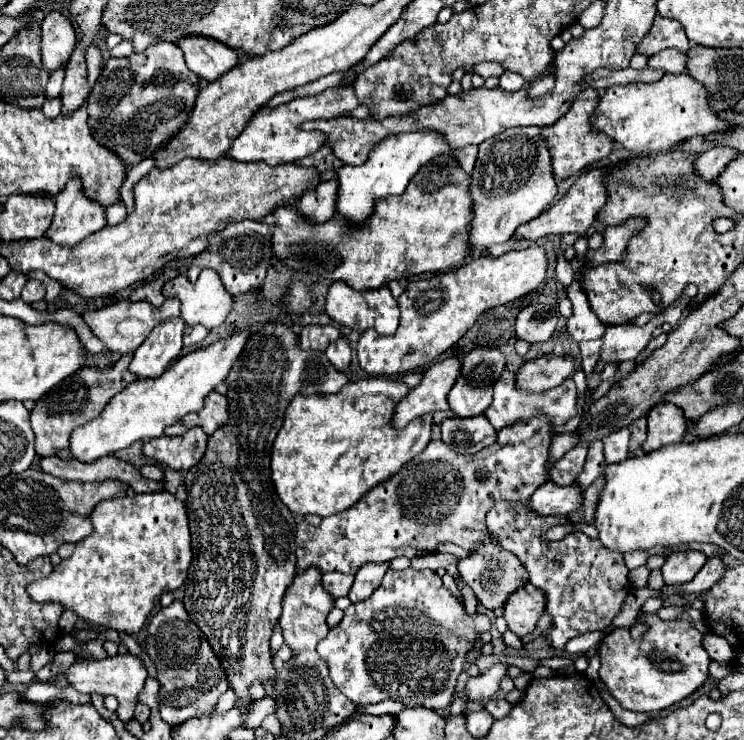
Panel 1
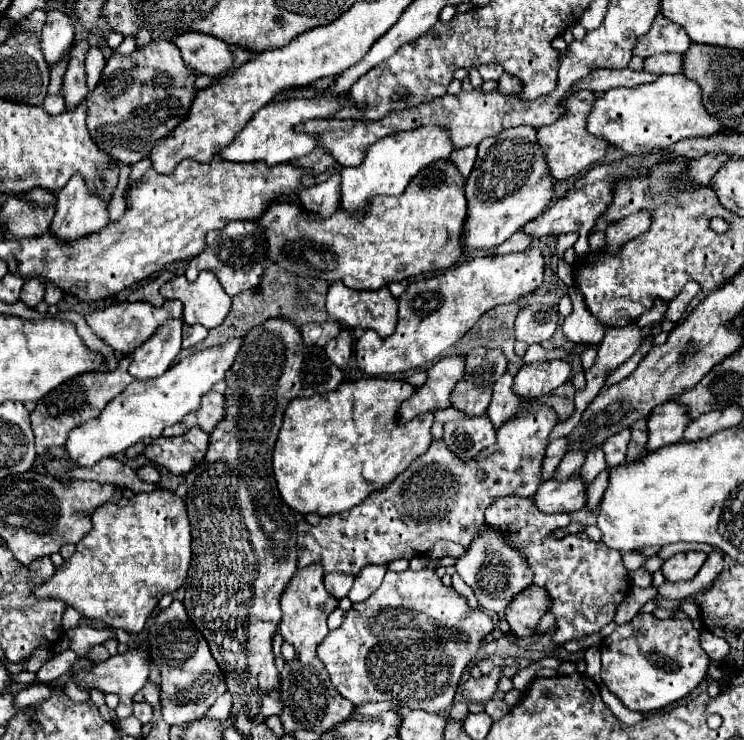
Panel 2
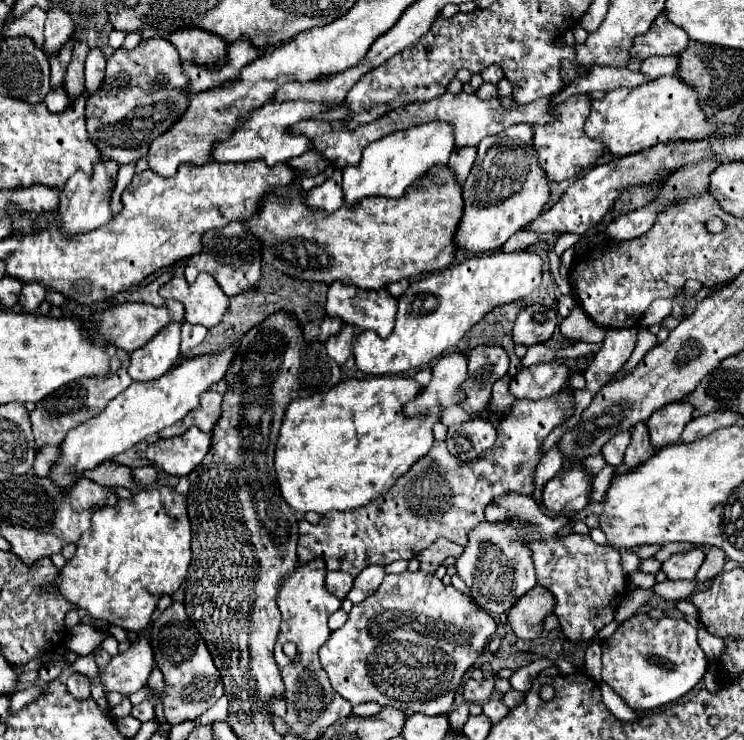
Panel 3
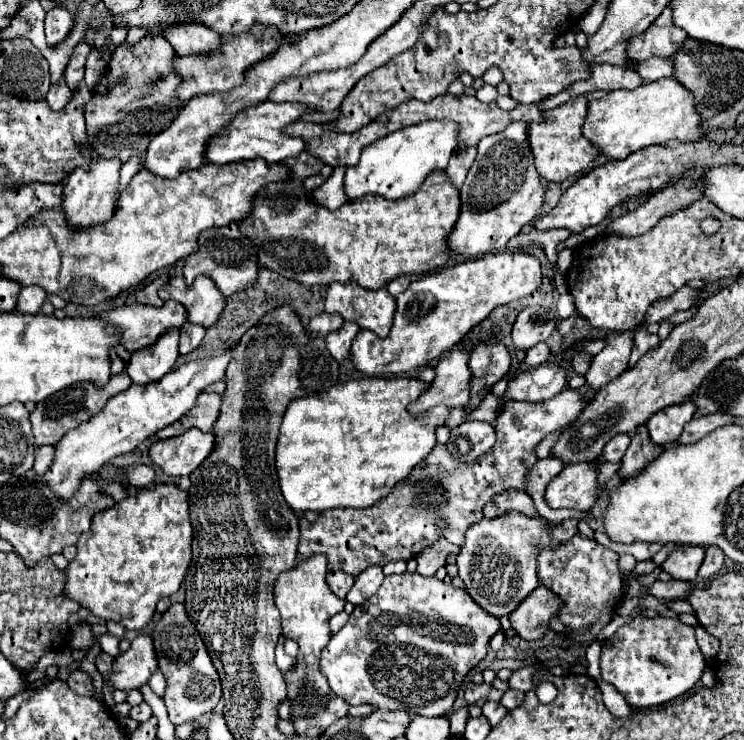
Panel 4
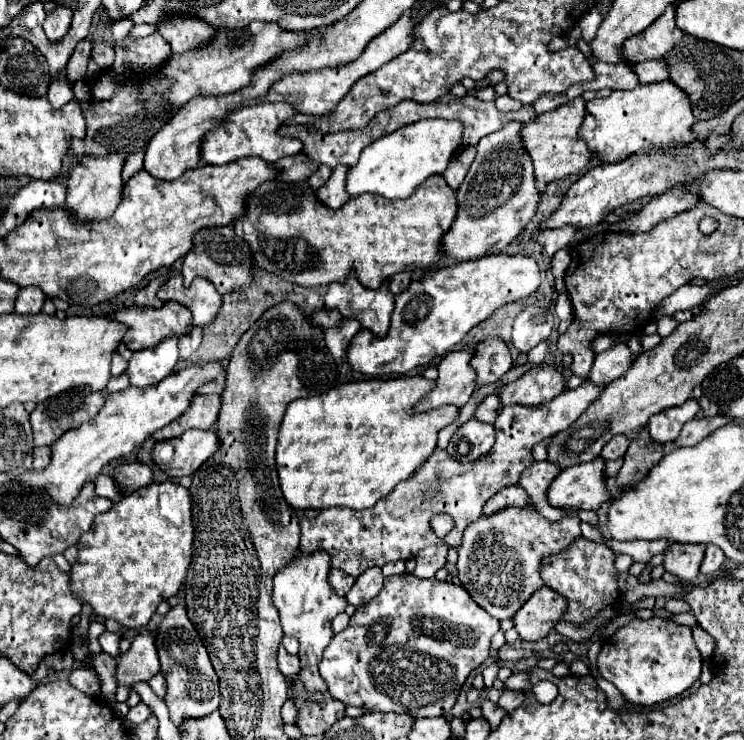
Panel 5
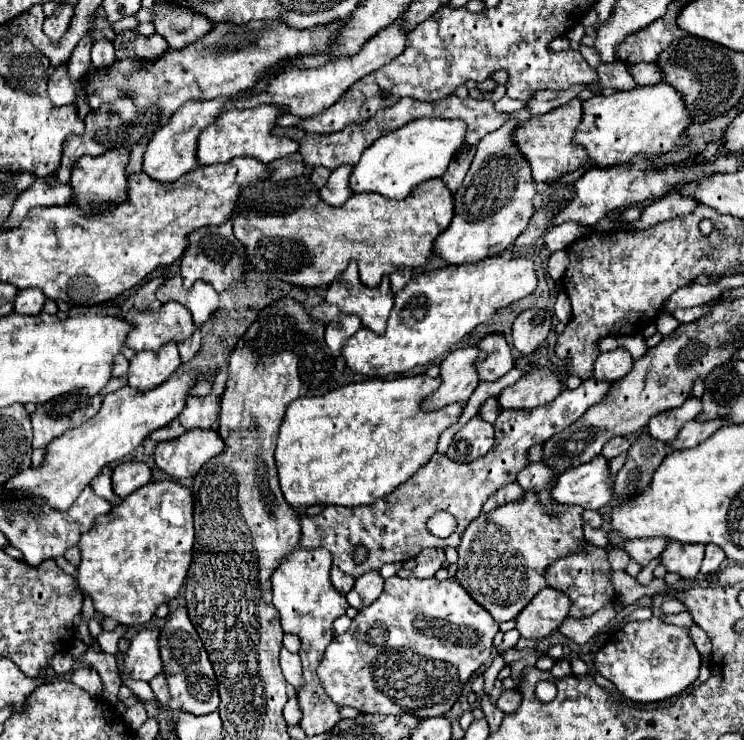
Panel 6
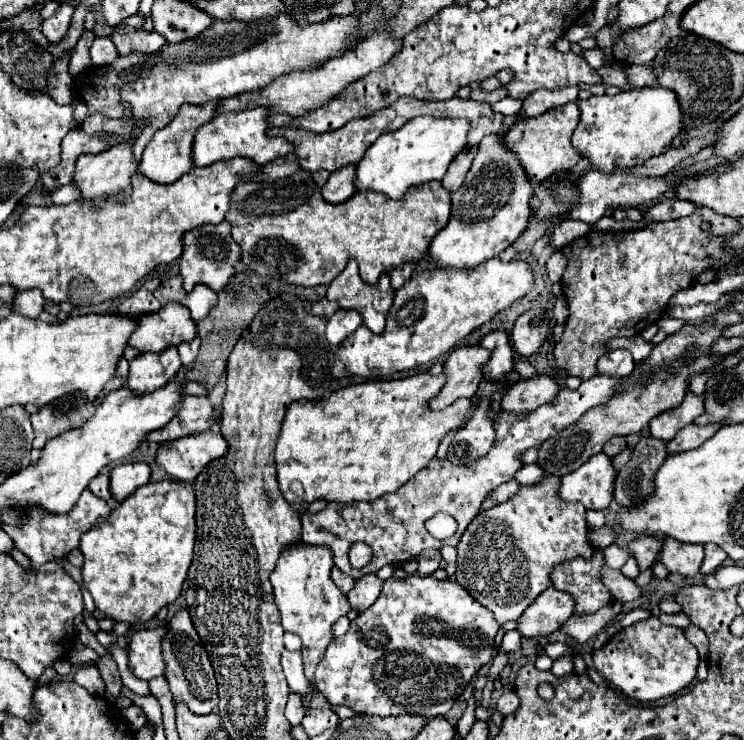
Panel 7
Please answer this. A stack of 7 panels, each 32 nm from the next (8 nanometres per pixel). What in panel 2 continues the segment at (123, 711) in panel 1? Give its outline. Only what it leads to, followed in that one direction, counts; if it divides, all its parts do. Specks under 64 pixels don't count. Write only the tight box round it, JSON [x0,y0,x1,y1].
[74,644,150,718]

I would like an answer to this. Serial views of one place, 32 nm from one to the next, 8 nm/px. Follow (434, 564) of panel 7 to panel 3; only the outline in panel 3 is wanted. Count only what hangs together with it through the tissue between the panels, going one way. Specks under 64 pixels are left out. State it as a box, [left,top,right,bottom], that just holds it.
[416,538,462,572]

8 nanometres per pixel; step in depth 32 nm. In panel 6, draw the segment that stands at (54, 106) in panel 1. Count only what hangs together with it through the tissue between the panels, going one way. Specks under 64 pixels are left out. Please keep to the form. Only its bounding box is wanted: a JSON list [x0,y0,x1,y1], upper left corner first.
[48,64,76,106]

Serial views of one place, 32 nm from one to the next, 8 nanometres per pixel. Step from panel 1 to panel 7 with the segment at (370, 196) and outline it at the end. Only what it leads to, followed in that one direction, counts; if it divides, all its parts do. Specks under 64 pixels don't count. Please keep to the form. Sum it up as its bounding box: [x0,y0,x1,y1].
[356,116,470,200]

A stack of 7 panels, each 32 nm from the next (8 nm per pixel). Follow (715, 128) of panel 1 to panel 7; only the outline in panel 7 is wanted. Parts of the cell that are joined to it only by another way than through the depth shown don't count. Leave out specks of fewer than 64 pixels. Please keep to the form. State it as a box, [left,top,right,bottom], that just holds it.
[572,86,682,174]

